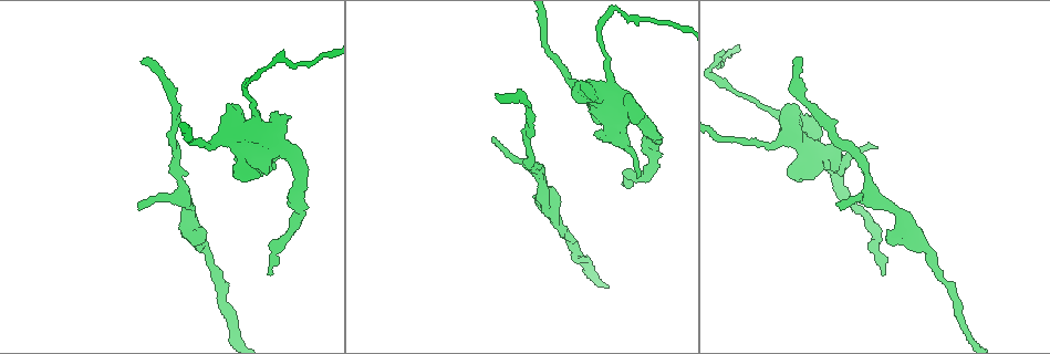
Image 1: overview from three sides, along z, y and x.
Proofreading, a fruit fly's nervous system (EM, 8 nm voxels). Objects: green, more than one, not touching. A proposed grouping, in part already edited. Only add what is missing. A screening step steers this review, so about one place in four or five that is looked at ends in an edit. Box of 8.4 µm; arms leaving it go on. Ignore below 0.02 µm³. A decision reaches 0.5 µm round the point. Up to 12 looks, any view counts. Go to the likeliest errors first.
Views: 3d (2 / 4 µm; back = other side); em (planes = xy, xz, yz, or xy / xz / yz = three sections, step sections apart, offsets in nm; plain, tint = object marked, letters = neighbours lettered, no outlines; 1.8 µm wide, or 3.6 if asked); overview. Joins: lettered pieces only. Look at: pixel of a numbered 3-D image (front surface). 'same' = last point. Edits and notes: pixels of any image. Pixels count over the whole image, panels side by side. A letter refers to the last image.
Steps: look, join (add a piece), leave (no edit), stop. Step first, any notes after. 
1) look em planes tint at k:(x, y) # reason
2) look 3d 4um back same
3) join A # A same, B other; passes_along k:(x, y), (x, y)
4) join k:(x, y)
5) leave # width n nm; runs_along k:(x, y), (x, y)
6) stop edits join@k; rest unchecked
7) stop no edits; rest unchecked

look 3d 2um at 1:(268, 274) # branch stops here

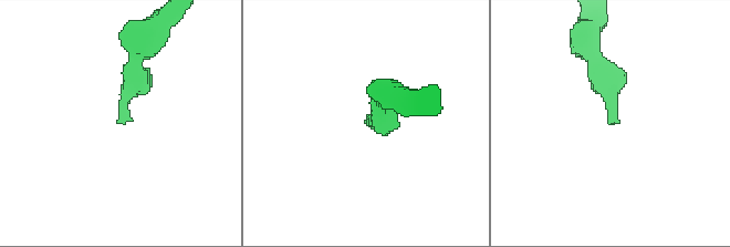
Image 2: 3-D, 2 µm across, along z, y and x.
look em planes letters at 2:(367, 123) # need the tissue

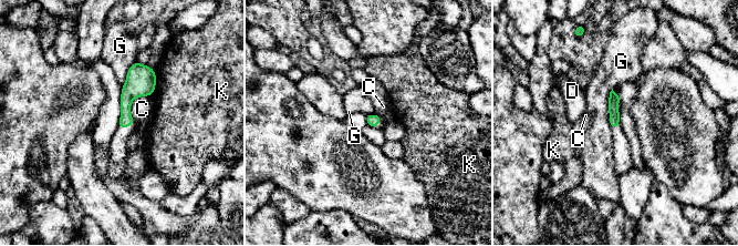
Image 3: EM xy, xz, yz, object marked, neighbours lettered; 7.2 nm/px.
leave # C other, D other, G other, K other; no lettered piece goes on from it

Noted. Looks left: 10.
look 3d 4um at 1:(794, 105) # an open end

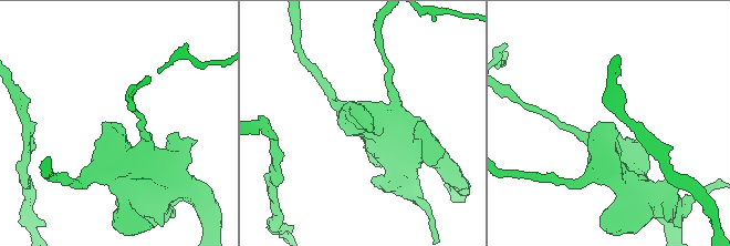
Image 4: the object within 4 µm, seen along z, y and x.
look em planes letters at 4:(107, 123) # need the tissue

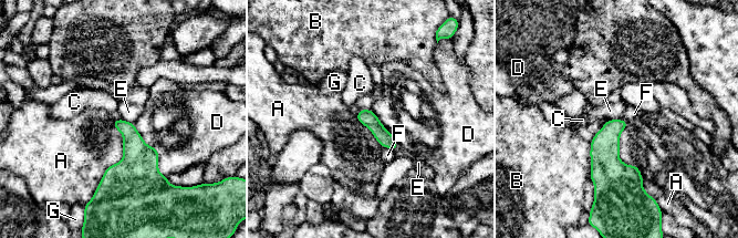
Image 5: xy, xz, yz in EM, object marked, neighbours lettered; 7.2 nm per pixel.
leave # A other, B other, C other, D other, E other, F other, G other; runs_along 5:(361, 112), (393, 146); no lettered piece goes on from it

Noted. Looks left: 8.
look em planes letters at 1:(143, 62) # thin end

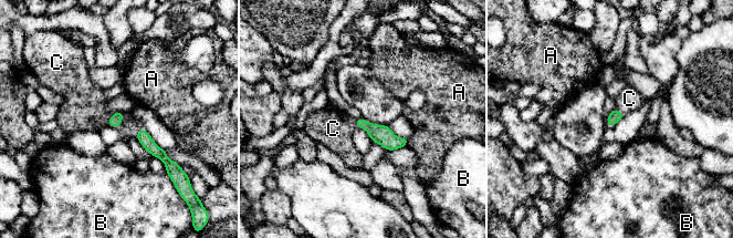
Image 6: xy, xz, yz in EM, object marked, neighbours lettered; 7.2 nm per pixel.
join C # width 90 nm; longest_contact C 90 nm; A other, B other, C same; the neuron continues

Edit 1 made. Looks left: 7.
look overview

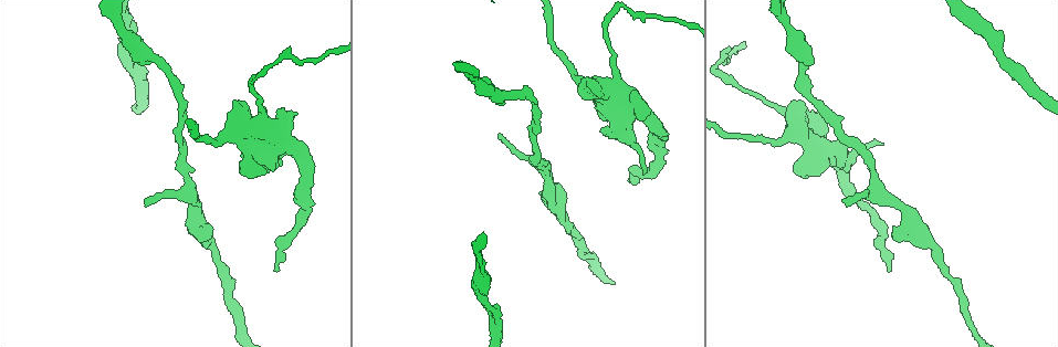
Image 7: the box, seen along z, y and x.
look em 3.6um planes tint at 7:(603, 131) # an open end

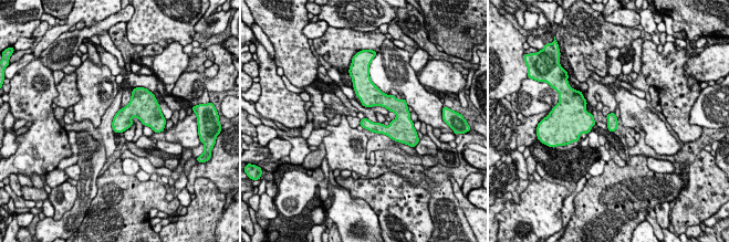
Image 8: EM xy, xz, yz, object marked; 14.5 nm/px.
look em 3.6um planes letters same

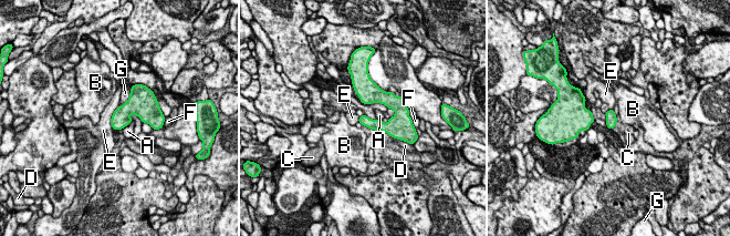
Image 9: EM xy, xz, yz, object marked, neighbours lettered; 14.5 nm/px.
leave # longest_contact E 360 nm; A other, B other, C other, D other, E other, F other, G other; border 9:(118, 106), (111, 119), (113, 130); none of them fits

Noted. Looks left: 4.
look em planes plain at 7:(844, 200) # branch stops here

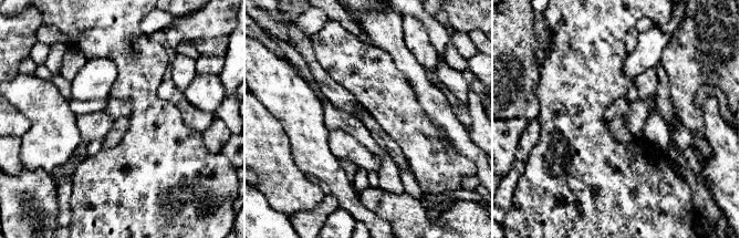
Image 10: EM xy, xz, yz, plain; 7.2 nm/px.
look em planes tint same

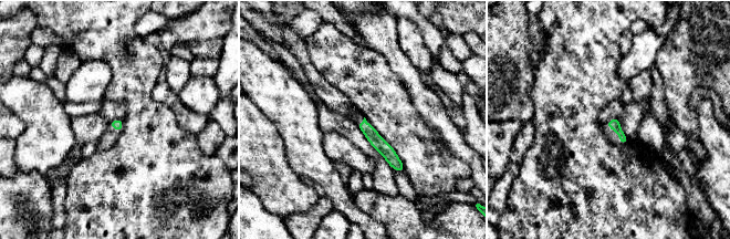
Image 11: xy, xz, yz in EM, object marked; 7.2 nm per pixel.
look em planes letters same

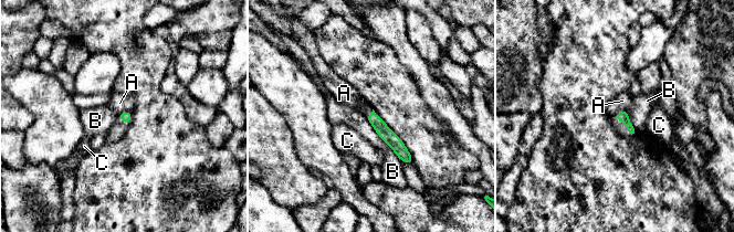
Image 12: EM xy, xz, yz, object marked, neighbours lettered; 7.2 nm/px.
leave # width 80 nm; A other, B other, C other; runs_along 12:(373, 115), (373, 118), (409, 160); none of them fits

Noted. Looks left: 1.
stop edits join@6; rest unchecked

